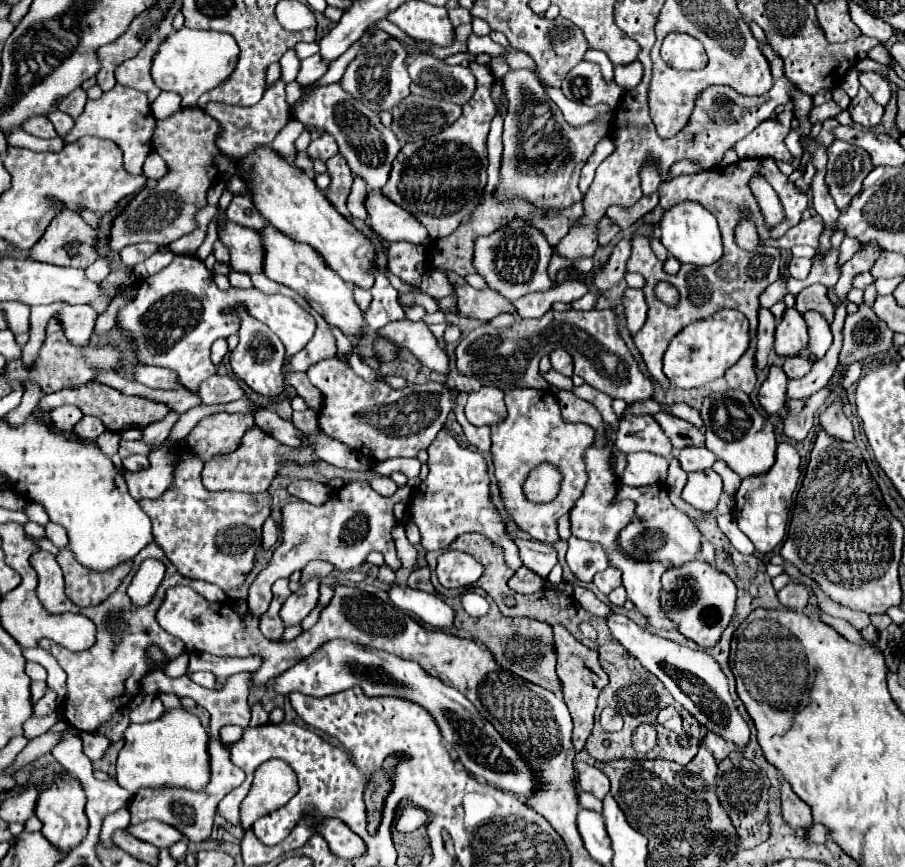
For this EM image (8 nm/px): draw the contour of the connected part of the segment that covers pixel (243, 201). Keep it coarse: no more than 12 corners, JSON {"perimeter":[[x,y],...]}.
{"perimeter":[[235,195],[227,221],[259,231],[267,225],[247,195]]}

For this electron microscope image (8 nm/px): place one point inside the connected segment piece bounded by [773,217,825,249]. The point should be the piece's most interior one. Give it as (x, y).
(808, 232)

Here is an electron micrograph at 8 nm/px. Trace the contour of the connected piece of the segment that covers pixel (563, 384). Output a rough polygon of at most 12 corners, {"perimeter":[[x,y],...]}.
{"perimeter":[[555,369],[545,375],[549,385],[573,391],[571,377],[557,373]]}

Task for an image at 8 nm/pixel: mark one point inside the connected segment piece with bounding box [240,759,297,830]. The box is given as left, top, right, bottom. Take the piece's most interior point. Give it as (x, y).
(275, 783)

